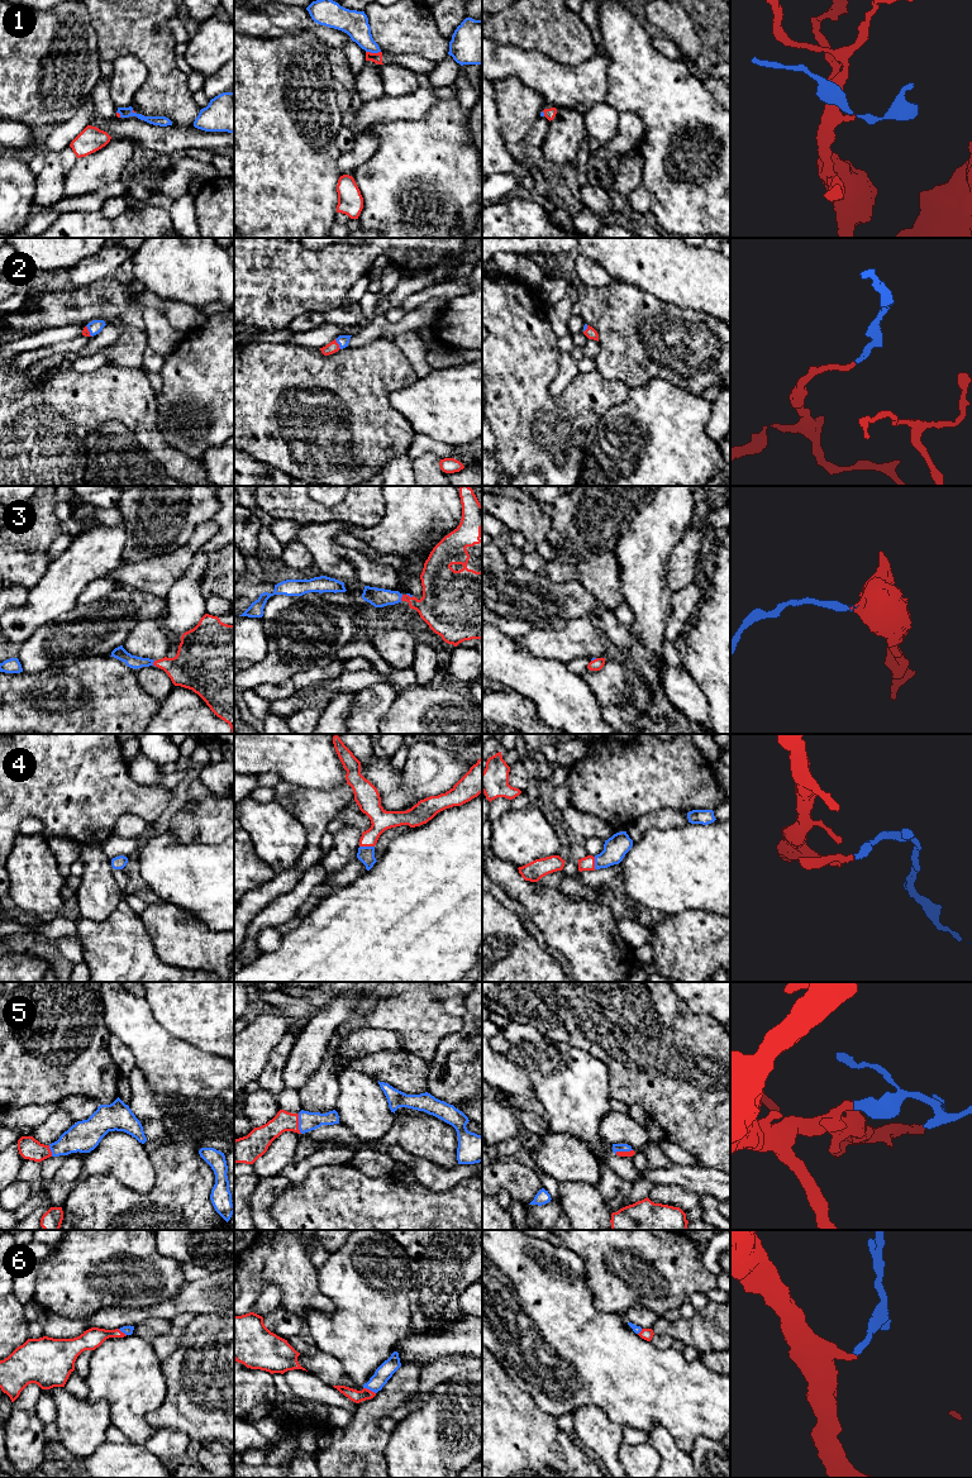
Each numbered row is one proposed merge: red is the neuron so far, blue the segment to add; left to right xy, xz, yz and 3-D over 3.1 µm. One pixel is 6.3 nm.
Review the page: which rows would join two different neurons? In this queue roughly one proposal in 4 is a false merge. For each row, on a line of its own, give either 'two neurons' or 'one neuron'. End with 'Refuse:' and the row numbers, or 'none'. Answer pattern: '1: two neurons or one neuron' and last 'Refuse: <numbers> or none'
1: two neurons
2: one neuron
3: one neuron
4: one neuron
5: one neuron
6: one neuron
Refuse: 1

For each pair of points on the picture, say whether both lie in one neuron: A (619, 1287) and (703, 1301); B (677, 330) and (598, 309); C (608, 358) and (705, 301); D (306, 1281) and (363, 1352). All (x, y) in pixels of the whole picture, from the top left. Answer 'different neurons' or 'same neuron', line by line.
A: different neurons
B: same neuron
C: different neurons
D: different neurons

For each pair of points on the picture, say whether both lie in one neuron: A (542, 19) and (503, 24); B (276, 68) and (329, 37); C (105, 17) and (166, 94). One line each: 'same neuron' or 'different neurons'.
A: same neuron
B: different neurons
C: same neuron

